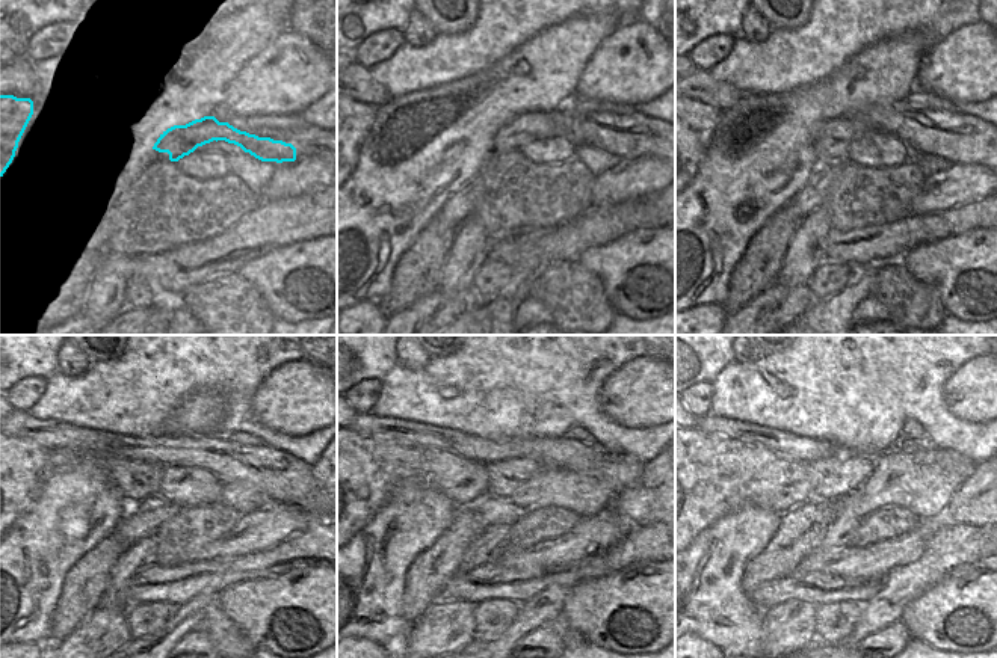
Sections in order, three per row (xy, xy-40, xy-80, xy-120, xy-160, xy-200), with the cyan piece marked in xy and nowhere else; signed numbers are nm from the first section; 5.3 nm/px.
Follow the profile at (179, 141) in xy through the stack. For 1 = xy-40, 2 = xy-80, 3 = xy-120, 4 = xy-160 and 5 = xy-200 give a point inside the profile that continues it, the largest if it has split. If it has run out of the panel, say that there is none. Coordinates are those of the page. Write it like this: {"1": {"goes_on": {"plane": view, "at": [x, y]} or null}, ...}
{"1": {"goes_on": {"plane": "xy-40", "at": [529, 127]}}, "2": {"goes_on": {"plane": "xy-80", "at": [833, 141]}}, "3": {"goes_on": {"plane": "xy-120", "at": [136, 480]}}, "4": {"goes_on": {"plane": "xy-160", "at": [367, 471]}}, "5": {"goes_on": {"plane": "xy-200", "at": [706, 477]}}}

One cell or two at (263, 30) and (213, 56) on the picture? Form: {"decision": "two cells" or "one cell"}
{"decision": "one cell"}

